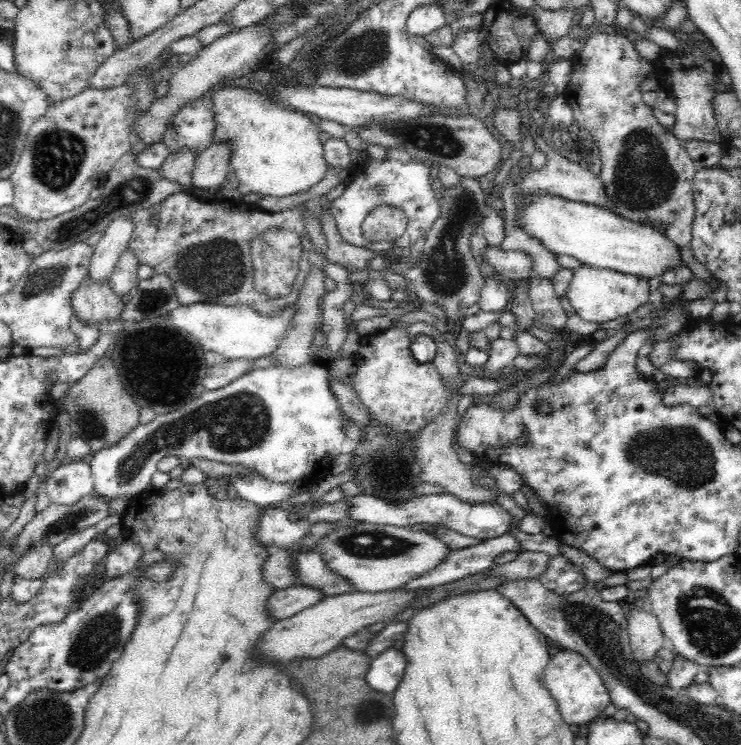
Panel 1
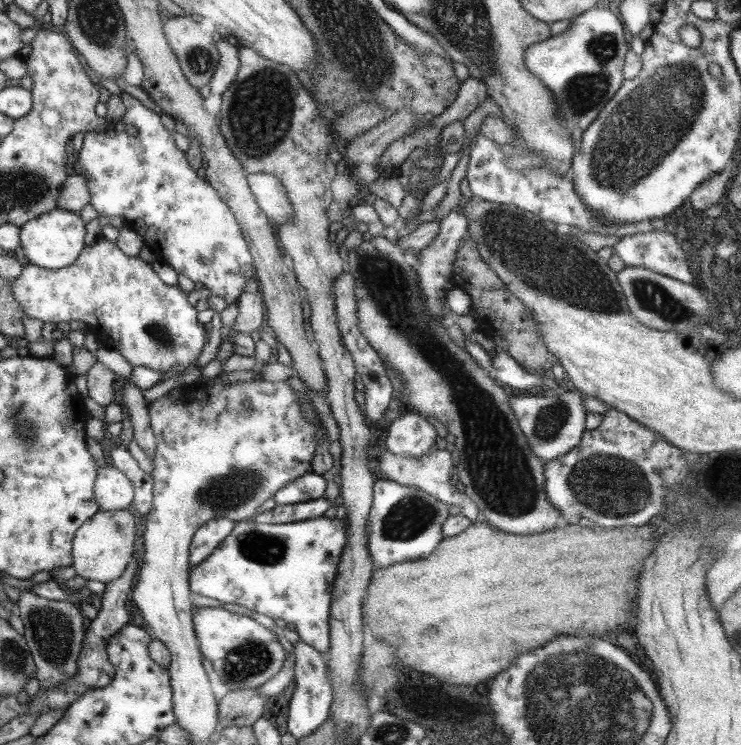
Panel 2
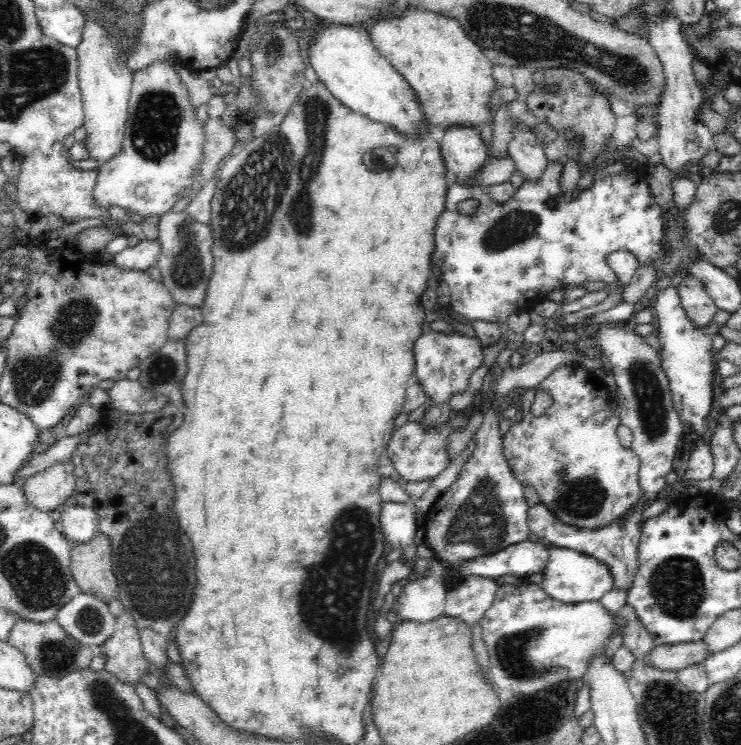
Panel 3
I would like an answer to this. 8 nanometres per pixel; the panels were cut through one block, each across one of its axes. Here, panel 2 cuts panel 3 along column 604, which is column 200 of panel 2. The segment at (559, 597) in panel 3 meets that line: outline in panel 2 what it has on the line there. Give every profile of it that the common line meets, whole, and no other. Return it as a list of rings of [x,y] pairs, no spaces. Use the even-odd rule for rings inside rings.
[[[317,517],[283,524],[258,523],[251,519],[237,521],[229,536],[205,558],[204,562],[190,567],[188,585],[192,594],[217,600],[219,603],[236,604],[249,611],[269,618],[280,618],[291,624],[301,642],[320,653],[329,648],[328,616],[330,610],[332,580],[337,572],[339,556],[345,546],[347,529],[343,519]]]

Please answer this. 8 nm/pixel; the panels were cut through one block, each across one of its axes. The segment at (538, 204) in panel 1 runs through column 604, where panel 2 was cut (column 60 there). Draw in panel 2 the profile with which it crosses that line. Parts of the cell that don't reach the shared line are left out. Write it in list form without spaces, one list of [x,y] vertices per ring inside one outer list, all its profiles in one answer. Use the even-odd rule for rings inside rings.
[[[54,208],[20,226],[19,246],[29,264],[54,271],[73,264],[83,250],[84,225],[80,215]]]

